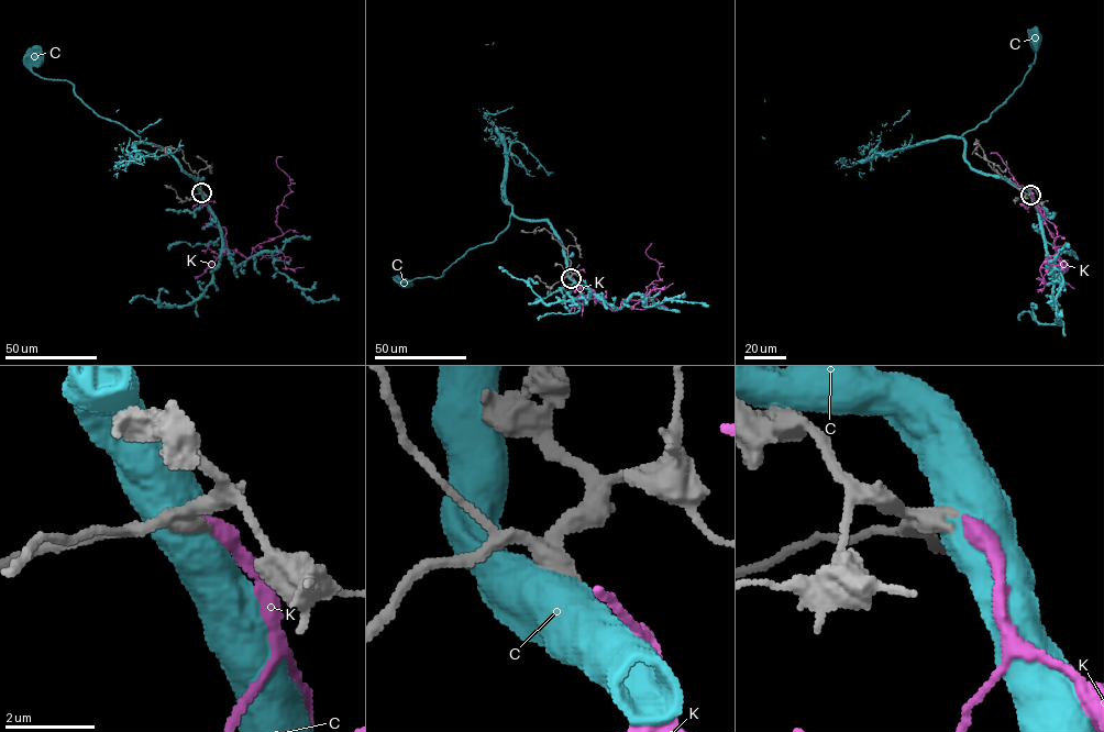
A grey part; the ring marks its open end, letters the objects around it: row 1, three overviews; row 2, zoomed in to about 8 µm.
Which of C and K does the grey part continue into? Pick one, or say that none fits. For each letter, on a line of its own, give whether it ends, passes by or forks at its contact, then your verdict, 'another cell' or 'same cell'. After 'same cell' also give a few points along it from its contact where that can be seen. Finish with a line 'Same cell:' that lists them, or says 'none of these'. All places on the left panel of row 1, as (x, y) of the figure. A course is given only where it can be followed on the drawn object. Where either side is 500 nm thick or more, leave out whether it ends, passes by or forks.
C: another cell
K: it ends there; same cell; it runs (202, 192), (210, 224), (250, 258), (282, 234), (276, 209), (290, 180), (282, 157)
Same cell: K

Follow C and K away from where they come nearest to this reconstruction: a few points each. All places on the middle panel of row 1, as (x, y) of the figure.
C: (571, 277), (561, 240), (550, 224), (511, 214), (493, 241), (468, 250), (440, 277), (405, 283)
K: (572, 278), (611, 309), (651, 301), (646, 287), (660, 278), (651, 243)

